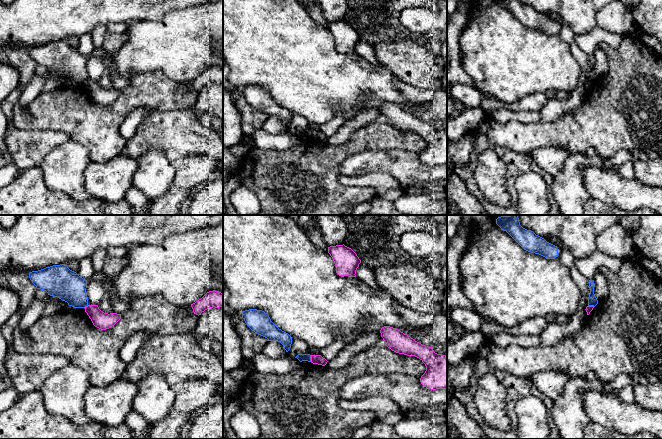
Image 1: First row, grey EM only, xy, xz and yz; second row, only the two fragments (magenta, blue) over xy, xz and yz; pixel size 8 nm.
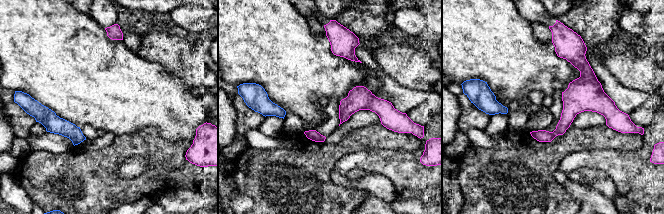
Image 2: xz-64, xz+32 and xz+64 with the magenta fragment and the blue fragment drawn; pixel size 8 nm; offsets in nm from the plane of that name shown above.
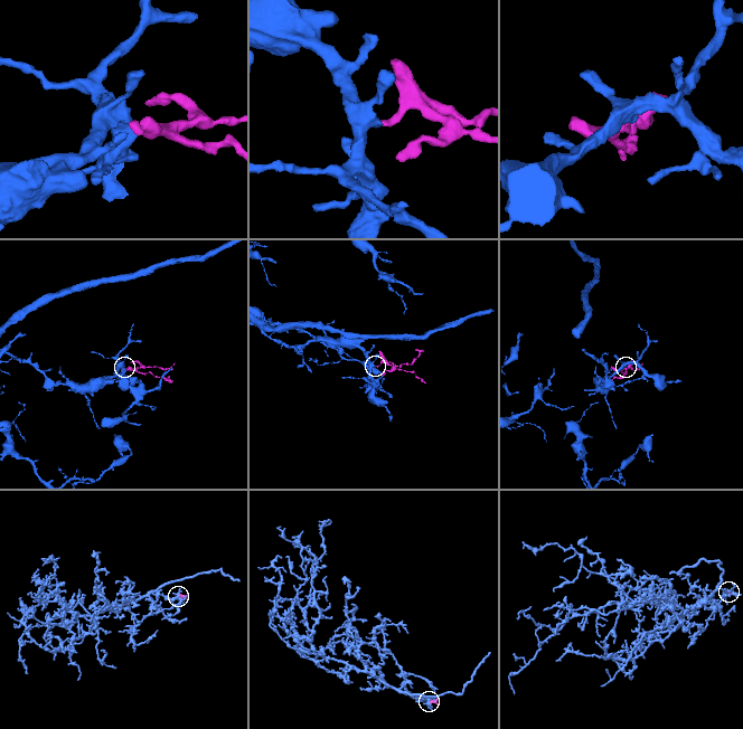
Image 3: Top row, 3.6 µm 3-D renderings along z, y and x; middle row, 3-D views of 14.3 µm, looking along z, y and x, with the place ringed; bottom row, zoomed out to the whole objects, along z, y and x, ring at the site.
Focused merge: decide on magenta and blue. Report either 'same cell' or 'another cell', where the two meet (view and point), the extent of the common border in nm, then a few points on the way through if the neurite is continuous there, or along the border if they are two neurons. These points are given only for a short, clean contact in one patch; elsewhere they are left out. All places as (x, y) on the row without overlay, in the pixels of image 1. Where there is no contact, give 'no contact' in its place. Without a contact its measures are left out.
another cell; meets magenta in xz at (311, 135); contact 70 nm long; border along xz (310, 131), (312, 138)

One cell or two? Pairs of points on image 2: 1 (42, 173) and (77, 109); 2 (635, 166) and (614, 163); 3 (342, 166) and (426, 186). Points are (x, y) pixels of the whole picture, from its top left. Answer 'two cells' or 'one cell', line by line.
1: two cells
2: one cell
3: one cell

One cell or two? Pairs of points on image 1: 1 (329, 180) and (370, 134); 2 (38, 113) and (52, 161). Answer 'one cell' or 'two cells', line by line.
1: one cell
2: two cells

